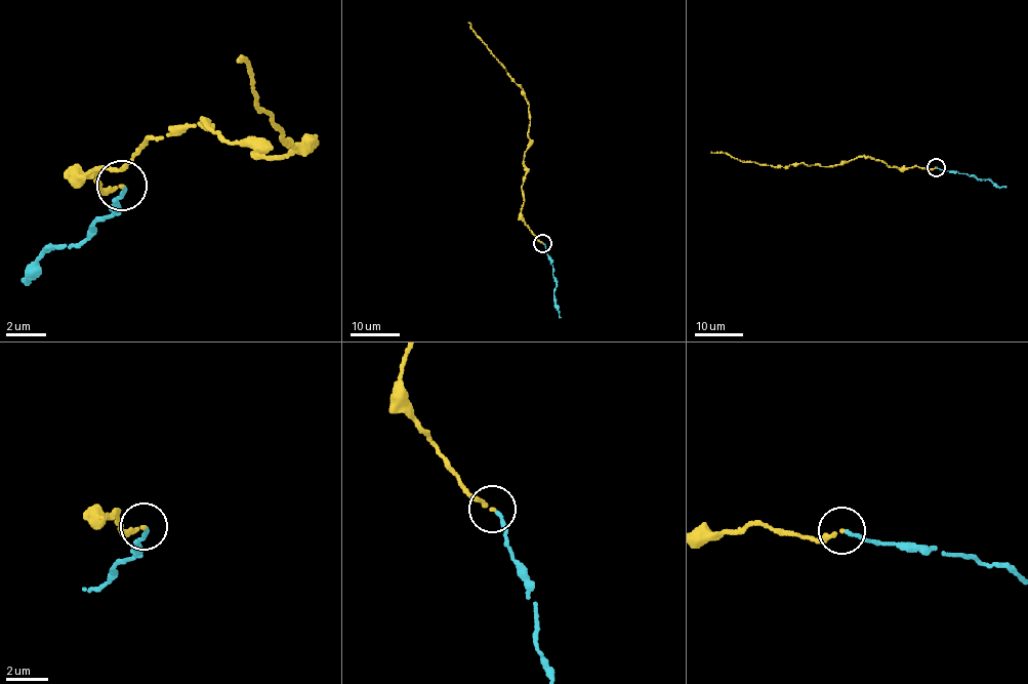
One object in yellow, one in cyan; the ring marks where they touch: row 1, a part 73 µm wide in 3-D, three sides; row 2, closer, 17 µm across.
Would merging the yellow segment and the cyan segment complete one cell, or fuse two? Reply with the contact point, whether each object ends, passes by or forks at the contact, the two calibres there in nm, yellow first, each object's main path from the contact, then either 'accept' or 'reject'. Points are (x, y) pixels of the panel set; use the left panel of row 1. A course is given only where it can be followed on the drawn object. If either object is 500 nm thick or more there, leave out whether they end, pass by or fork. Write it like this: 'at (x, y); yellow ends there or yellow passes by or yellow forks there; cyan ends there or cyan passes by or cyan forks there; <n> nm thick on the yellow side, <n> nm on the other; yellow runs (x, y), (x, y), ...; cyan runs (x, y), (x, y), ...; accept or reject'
at (121, 186); yellow ends there; cyan ends there; 200 nm thick on the yellow side, 200 nm on the other; yellow runs (121, 184), (82, 177), (203, 120), (263, 159), (317, 146), (276, 130), (241, 53); cyan runs (123, 185), (112, 216), (94, 219), (90, 232), (43, 247), (32, 281), (25, 283); accept

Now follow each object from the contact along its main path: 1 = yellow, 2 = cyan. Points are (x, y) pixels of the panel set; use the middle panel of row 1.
1: (542, 243), (521, 213), (526, 173), (523, 159), (529, 144), (528, 102), (525, 92), (468, 23)
2: (543, 244), (552, 265), (556, 282), (553, 300), (561, 317)

